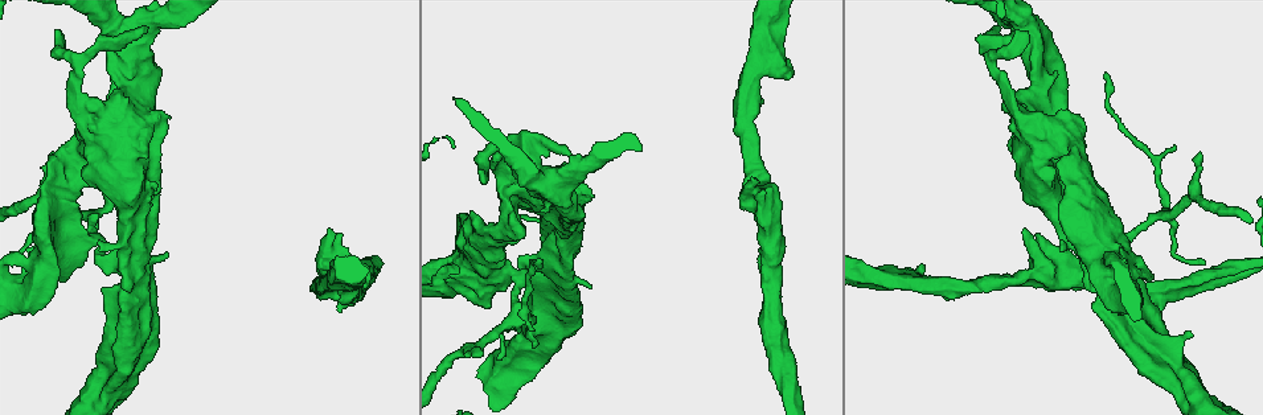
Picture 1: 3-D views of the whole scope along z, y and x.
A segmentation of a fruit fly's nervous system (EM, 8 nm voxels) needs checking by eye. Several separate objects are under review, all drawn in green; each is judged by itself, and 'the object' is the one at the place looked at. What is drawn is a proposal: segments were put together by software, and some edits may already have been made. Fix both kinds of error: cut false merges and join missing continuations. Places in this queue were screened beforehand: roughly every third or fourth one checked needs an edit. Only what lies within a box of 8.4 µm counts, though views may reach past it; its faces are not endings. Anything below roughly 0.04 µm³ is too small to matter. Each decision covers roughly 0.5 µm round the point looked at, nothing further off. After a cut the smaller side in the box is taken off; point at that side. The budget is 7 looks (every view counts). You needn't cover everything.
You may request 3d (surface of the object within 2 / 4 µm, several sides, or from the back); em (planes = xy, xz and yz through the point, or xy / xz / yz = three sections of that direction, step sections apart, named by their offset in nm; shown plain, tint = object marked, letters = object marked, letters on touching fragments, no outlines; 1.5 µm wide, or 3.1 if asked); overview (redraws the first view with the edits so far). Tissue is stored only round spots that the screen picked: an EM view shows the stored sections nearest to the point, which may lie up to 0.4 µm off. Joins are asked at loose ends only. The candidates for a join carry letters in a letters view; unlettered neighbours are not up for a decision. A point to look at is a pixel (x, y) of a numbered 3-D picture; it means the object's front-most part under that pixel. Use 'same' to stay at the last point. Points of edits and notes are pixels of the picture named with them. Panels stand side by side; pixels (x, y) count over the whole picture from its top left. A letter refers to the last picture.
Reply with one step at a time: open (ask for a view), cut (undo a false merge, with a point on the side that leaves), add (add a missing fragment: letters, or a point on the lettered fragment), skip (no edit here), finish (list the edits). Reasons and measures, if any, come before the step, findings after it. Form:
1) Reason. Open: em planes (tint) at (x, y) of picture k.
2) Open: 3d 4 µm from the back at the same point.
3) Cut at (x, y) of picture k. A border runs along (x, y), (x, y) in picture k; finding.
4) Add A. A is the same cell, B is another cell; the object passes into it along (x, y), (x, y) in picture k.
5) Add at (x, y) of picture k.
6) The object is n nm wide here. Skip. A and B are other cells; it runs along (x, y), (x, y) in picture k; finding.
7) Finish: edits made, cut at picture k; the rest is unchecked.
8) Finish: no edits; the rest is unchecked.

Thin end. Open: em planes (letters) at (540, 258) of picture 1.

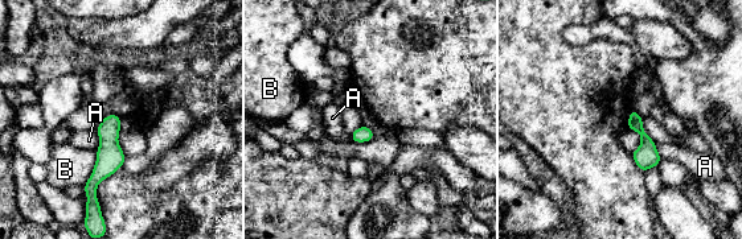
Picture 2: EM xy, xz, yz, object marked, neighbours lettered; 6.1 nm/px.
Skip. A and B are other cells; it runs along (114, 118), (109, 161), (93, 192) in picture 2; none of them fits.

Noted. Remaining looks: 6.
Closes a loop. Open: em xz step 8 (tint) at (523, 271) of picture 1.

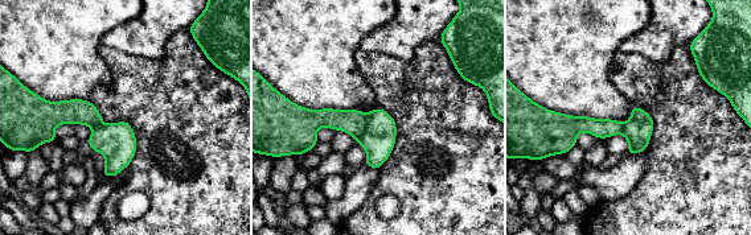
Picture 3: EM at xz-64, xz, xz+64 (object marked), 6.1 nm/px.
Open: em planes (letters) at the same point.

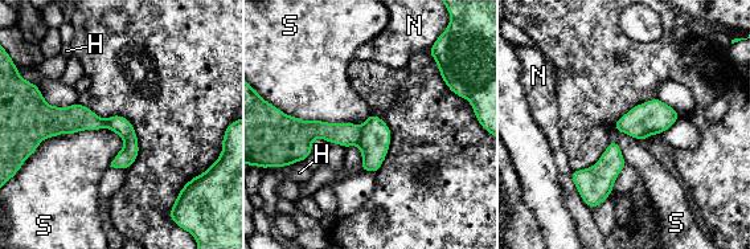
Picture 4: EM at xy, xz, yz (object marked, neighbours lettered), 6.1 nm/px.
Cut at (345, 134) of picture 4. H, N and S are other cells; the part that leaves runs along (291, 119), (302, 130), (357, 133) in picture 4; a second neuron is stuck on.

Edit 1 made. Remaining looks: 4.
Branch stops here. Open: 3d 2 µm from the back at (751, 179) of picture 1.

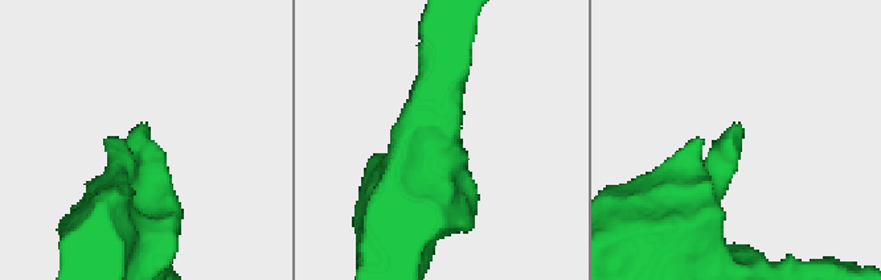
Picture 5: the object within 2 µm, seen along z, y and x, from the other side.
Need the tissue. Open: em xy step 4 (letters) at (741, 127) of picture 5.

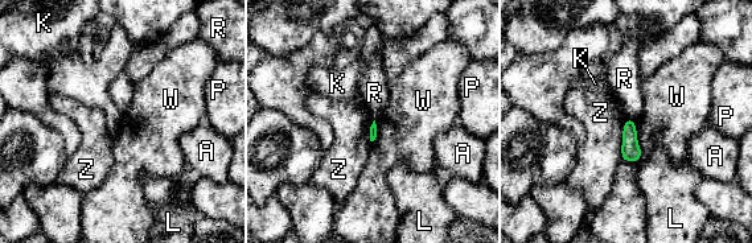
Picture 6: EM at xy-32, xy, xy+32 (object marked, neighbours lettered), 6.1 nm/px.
Skip. A, K, L, P, R, W and Z are other cells; a border runs along (374, 120), (369, 132) in picture 6; no lettered fragment goes on from it.

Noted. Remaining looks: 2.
Finish: edits made, cut at picture 4; the rest is unchecked.

